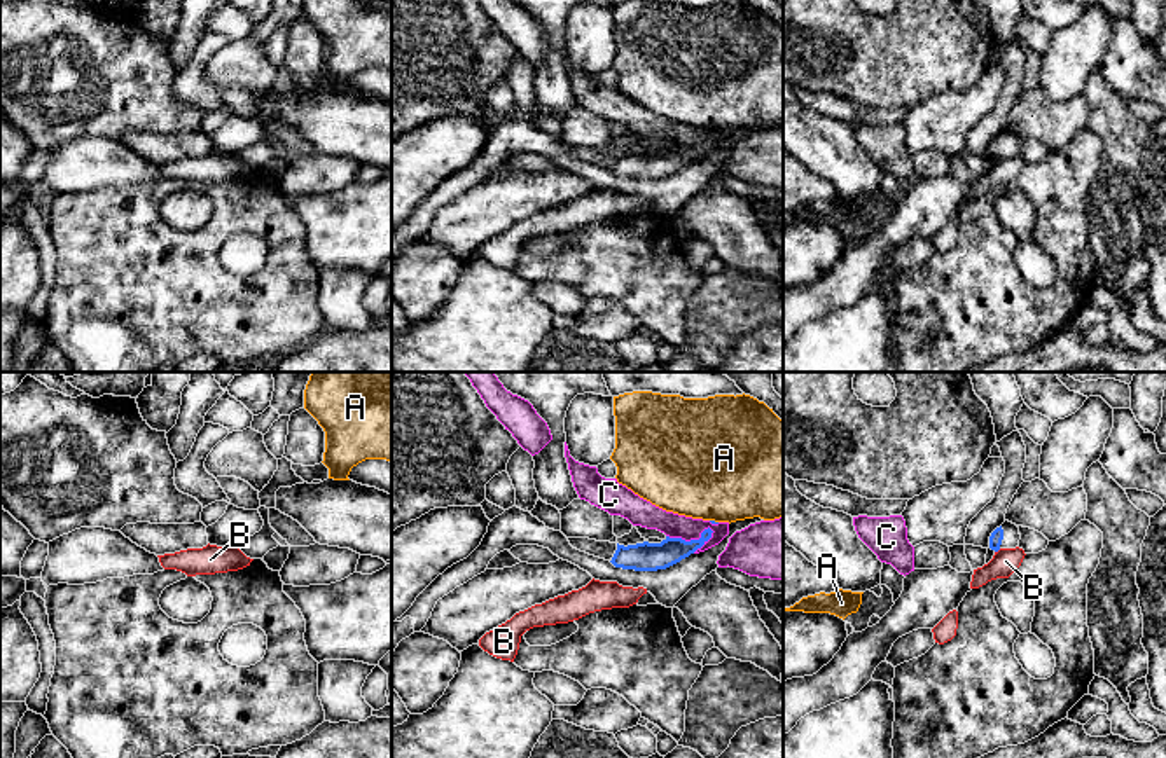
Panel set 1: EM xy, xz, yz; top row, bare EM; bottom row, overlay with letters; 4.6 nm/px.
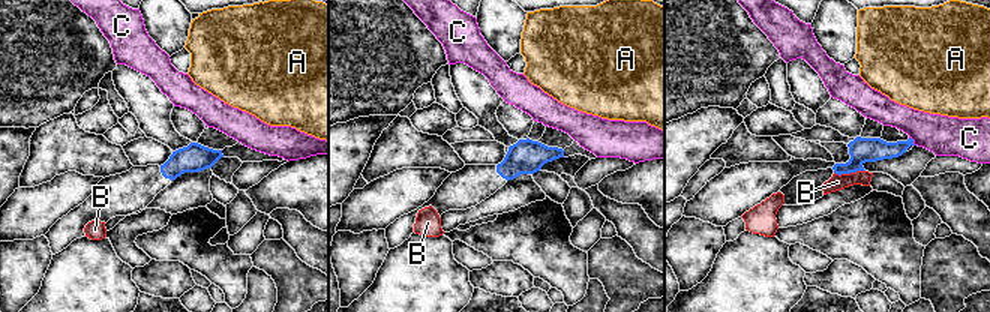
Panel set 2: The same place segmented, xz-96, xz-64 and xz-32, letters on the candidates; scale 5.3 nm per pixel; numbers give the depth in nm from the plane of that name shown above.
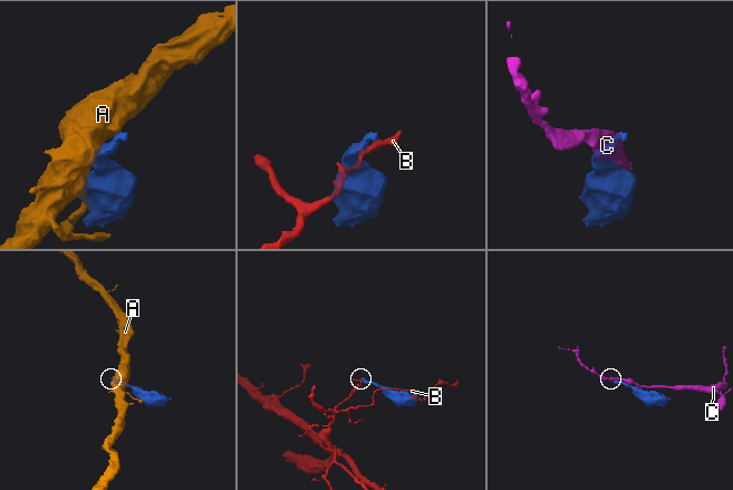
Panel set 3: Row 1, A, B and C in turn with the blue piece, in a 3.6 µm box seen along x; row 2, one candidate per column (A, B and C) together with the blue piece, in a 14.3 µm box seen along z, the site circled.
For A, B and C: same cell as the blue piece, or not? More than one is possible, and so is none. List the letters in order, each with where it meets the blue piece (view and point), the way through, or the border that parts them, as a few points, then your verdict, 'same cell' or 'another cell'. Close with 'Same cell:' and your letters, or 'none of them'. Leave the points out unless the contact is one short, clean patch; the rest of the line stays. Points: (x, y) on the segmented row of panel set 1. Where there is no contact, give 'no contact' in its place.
A: contact xz (714, 521); another cell
B: contact yz (997, 551); border yz (1000, 549), (995, 552); another cell
C: contact xz (691, 540); another cell
Same cell: none of them

